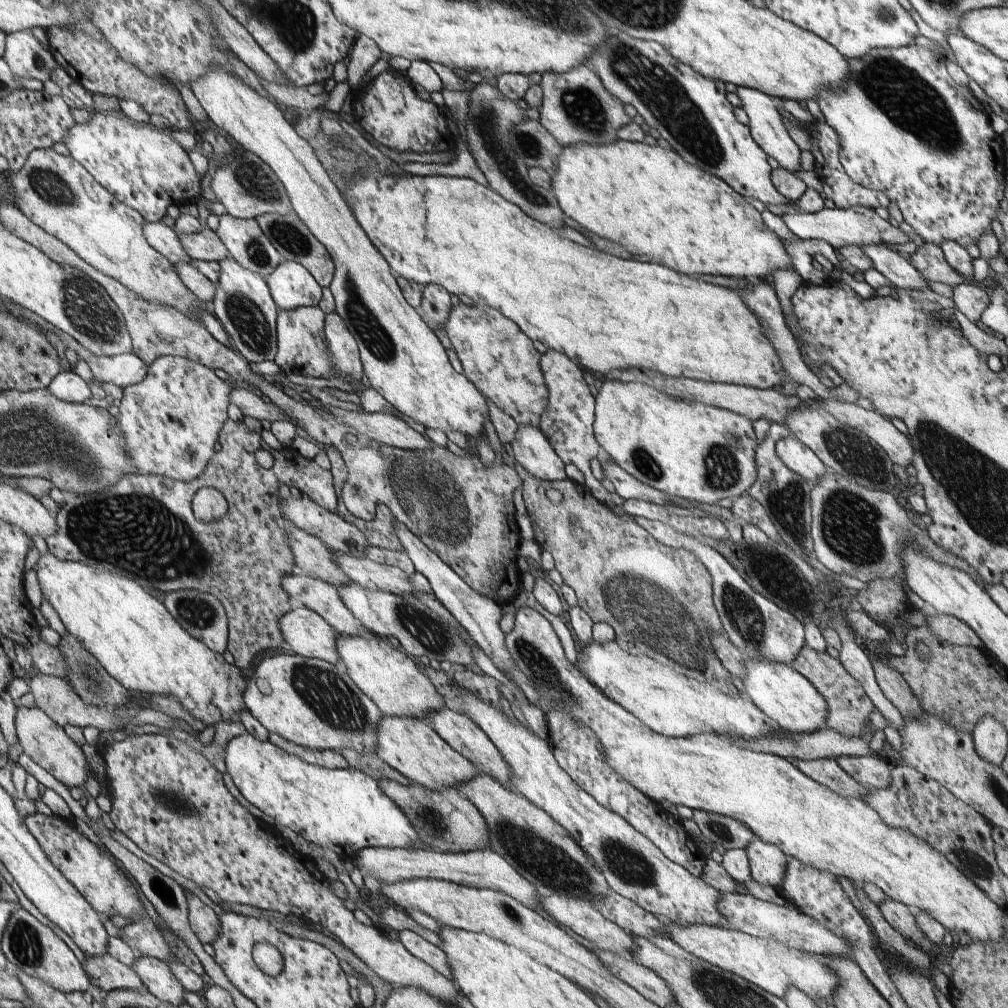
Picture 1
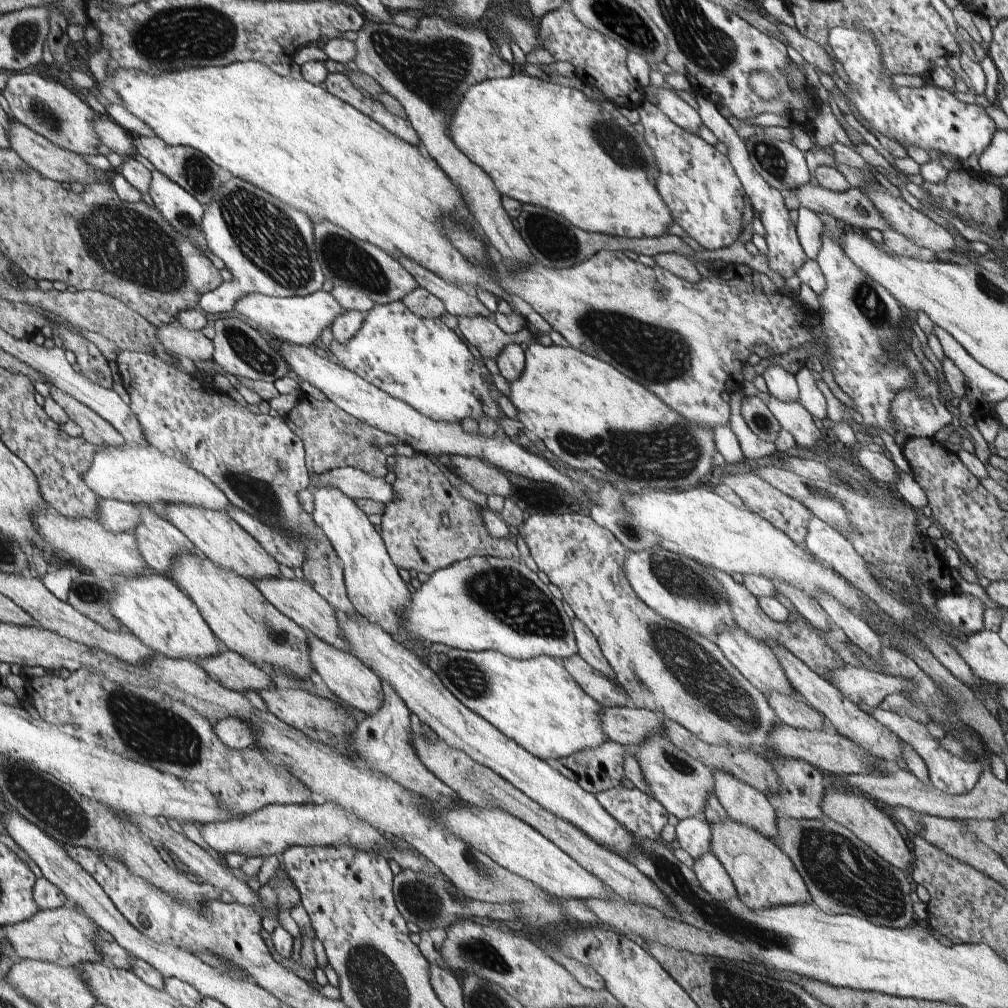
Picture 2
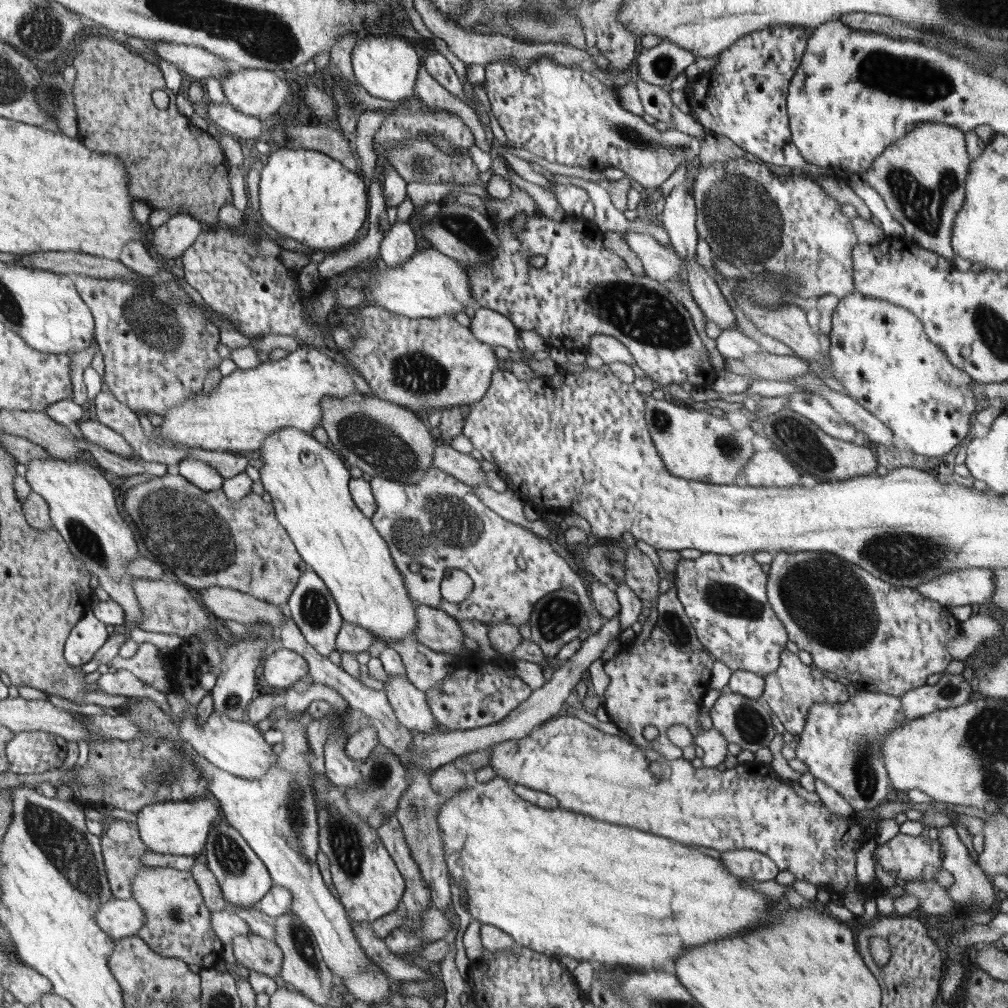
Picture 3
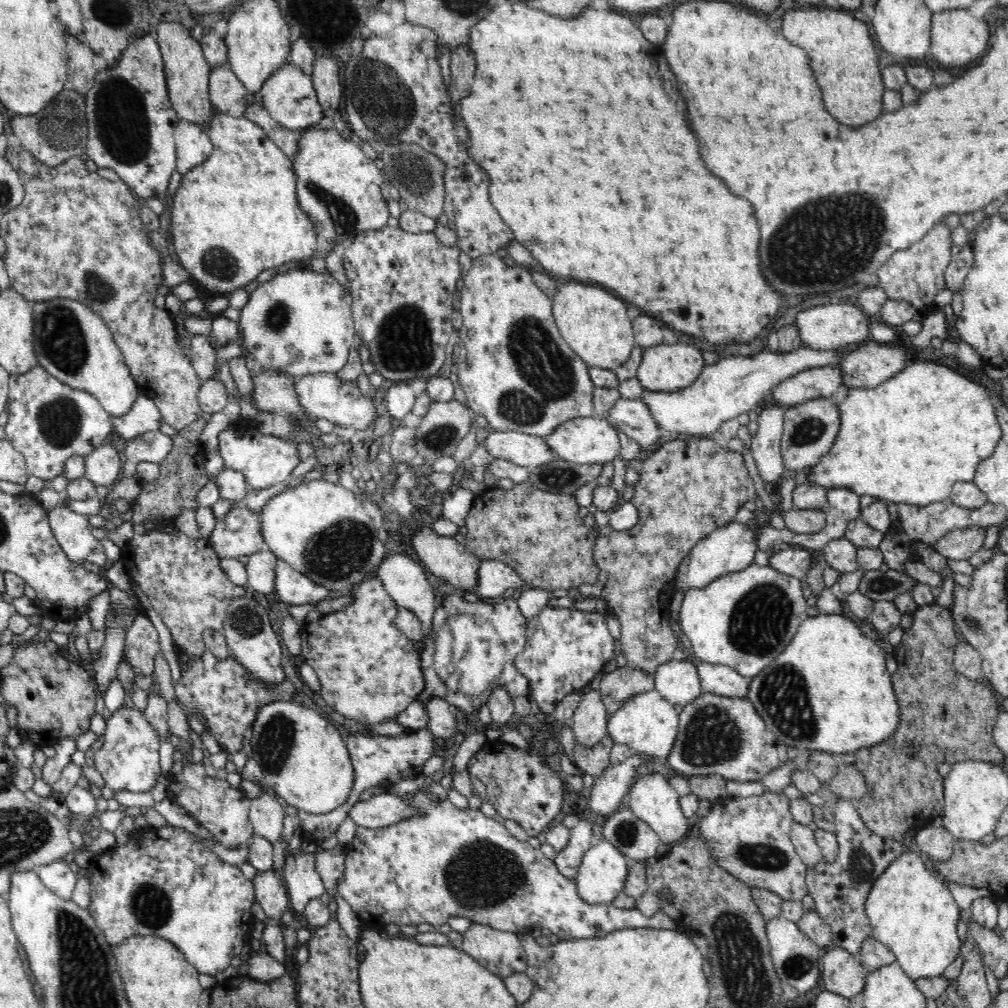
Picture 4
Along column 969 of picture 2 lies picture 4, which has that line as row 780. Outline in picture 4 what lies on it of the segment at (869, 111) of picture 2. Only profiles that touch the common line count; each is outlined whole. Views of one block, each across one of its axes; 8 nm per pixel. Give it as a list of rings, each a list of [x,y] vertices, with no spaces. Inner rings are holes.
[[[124,706],[106,716],[106,736],[100,738],[100,744],[94,748],[94,762],[96,770],[104,776],[106,786],[110,786],[114,792],[116,790],[128,790],[128,792],[150,792],[152,786],[156,784],[158,776],[162,774],[160,770],[160,742],[156,738],[154,728],[148,724],[148,720],[136,710],[128,712]]]

